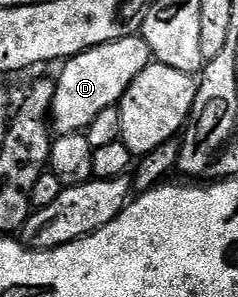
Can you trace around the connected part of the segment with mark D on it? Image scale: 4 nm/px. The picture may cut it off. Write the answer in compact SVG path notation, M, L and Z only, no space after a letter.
M142 35L126 36L114 44L102 44L72 56L62 65L55 80L55 98L50 123L56 133L83 132L101 114L101 110L114 108L122 100L125 90L153 63L149 46Z

